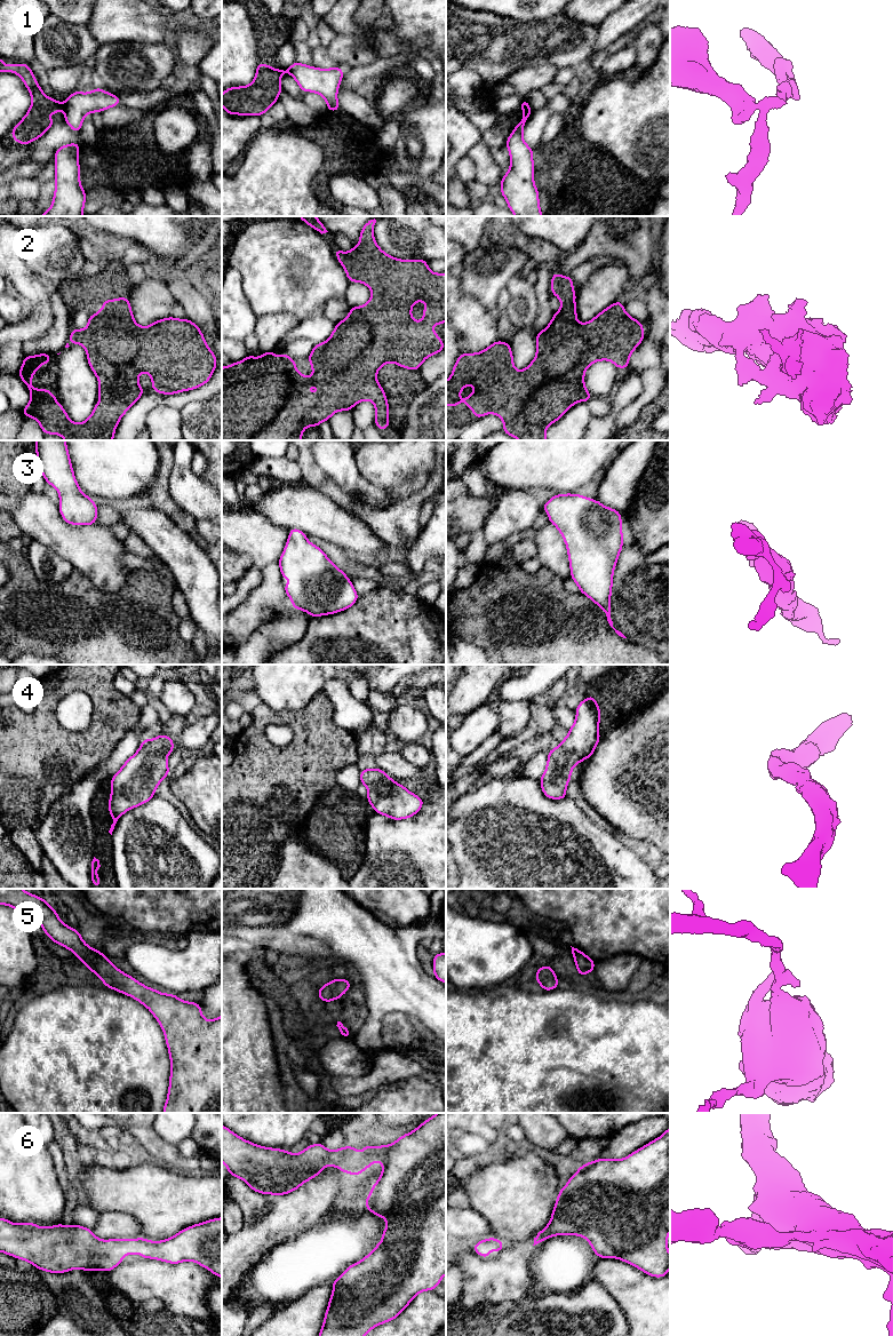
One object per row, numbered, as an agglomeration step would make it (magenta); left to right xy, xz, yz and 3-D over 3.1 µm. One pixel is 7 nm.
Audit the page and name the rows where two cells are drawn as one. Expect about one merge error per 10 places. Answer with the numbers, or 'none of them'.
1

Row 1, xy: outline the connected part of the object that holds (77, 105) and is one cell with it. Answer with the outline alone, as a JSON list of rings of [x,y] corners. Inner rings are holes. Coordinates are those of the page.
[[[99,87],[89,93],[75,90],[65,100],[63,105],[64,119],[74,133],[80,133],[87,113],[102,112],[121,103],[117,95],[110,94]]]

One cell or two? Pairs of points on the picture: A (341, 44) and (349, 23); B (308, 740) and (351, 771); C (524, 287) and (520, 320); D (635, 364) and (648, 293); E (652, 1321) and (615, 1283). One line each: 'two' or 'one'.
A: two
B: two
C: one
D: one
E: one

